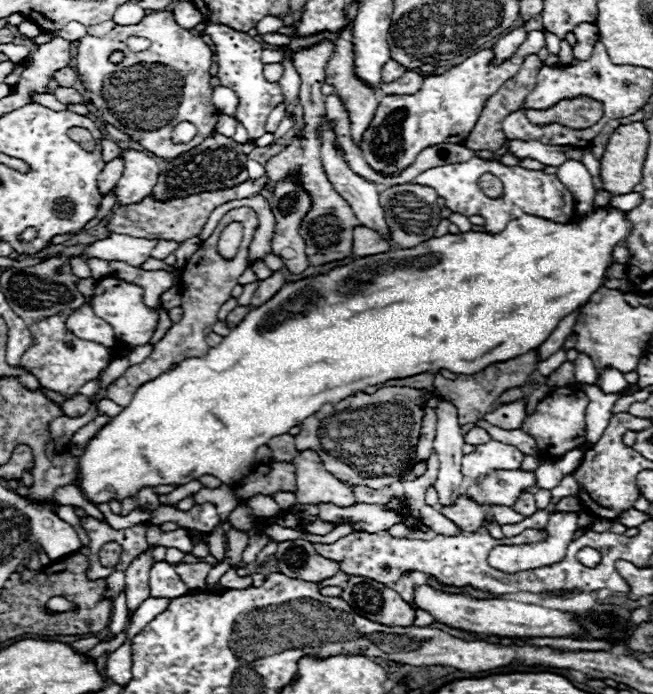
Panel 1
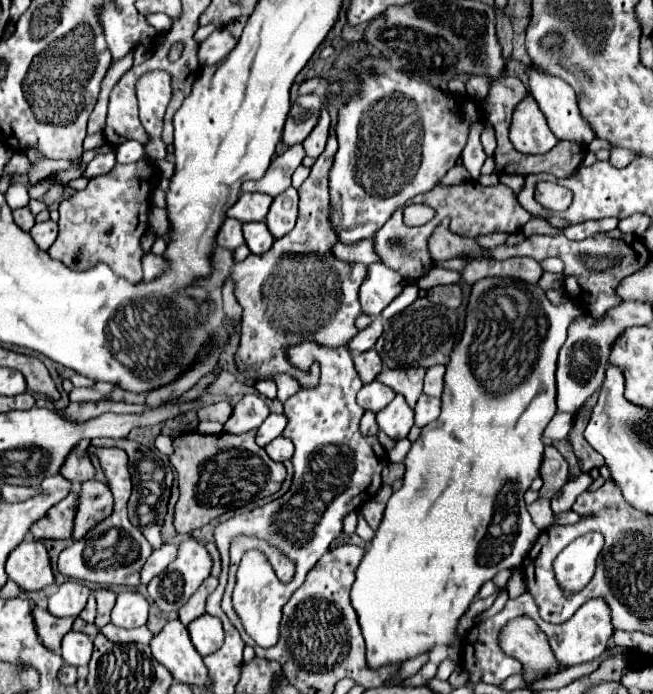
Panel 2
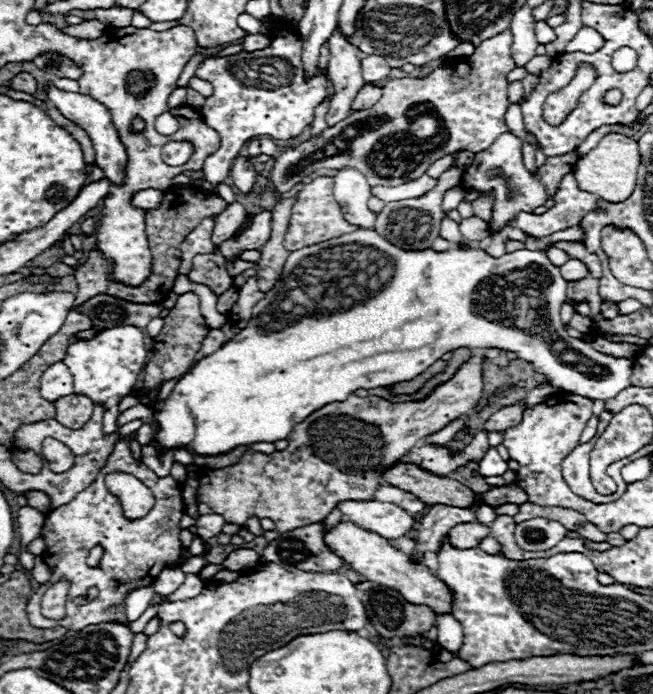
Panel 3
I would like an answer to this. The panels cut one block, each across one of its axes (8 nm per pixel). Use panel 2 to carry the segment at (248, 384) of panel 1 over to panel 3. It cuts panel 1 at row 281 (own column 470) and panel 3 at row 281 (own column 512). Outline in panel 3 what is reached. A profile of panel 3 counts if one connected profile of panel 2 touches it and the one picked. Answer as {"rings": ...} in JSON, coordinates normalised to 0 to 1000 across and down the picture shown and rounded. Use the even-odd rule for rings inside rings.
{"rings":[[[551,329],[545,334],[536,334],[536,337],[490,349],[490,352],[478,352],[478,354],[466,354],[459,360],[450,360],[435,380],[432,398],[438,398],[438,401],[426,403],[423,412],[413,421],[407,421],[407,429],[398,432],[398,438],[389,441],[389,444],[395,444],[395,455],[386,455],[386,461],[380,464],[380,473],[368,476],[355,490],[349,490],[328,510],[309,516],[294,530],[294,536],[285,539],[270,553],[270,559],[260,568],[260,573],[254,576],[251,588],[236,597],[236,605],[245,611],[239,640],[254,643],[254,646],[285,643],[297,654],[331,657],[331,654],[352,651],[355,646],[374,643],[374,640],[435,634],[453,611],[466,608],[487,588],[493,588],[505,579],[527,579],[548,559],[564,562],[564,559],[579,559],[579,556],[597,556],[597,553],[606,553],[606,550],[625,550],[625,548],[637,545],[643,536],[649,536],[652,530],[658,530],[671,516],[677,516],[677,510],[698,504],[698,501],[708,501],[708,499],[714,499],[714,501],[784,504],[784,507],[793,510],[796,519],[812,522],[821,536],[833,539],[851,565],[876,565],[876,568],[888,568],[888,571],[904,573],[904,576],[934,576],[943,568],[949,568],[956,559],[965,556],[968,519],[943,516],[943,513],[934,513],[934,510],[919,510],[910,501],[904,501],[897,493],[873,487],[867,481],[867,476],[861,473],[858,441],[870,432],[867,429],[870,406],[861,401],[858,386],[845,383],[830,360],[806,360],[802,357],[802,360],[790,360],[784,366],[772,366],[763,375],[747,369],[741,360],[729,360],[729,357],[720,357],[720,360],[692,357],[692,360],[683,360],[683,363],[665,363],[665,360],[613,363],[613,357],[594,352],[594,346],[588,346],[576,331],[564,331],[564,329],[554,331]]]}

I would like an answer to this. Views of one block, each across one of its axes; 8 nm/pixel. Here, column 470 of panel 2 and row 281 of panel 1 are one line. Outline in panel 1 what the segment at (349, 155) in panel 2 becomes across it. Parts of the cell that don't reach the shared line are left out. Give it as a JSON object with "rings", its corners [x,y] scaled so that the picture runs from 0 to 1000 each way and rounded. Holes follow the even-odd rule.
{"rings":[[[159,398],[147,409],[147,421],[144,421],[138,438],[141,438],[141,447],[144,447],[147,455],[153,455],[165,467],[172,467],[178,484],[193,493],[196,507],[205,504],[208,499],[227,496],[227,490],[233,487],[233,481],[239,476],[242,452],[227,447],[217,438],[217,415],[208,412],[208,409],[196,409],[196,406],[184,403],[184,401],[175,401],[175,398]]]}

